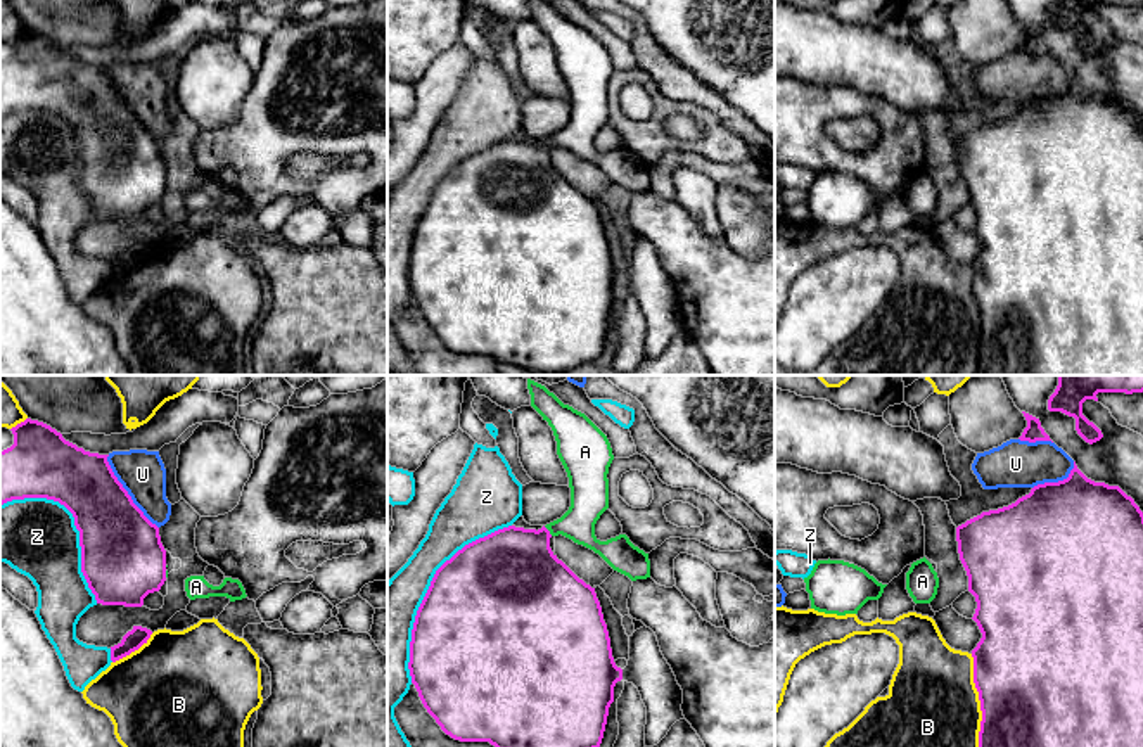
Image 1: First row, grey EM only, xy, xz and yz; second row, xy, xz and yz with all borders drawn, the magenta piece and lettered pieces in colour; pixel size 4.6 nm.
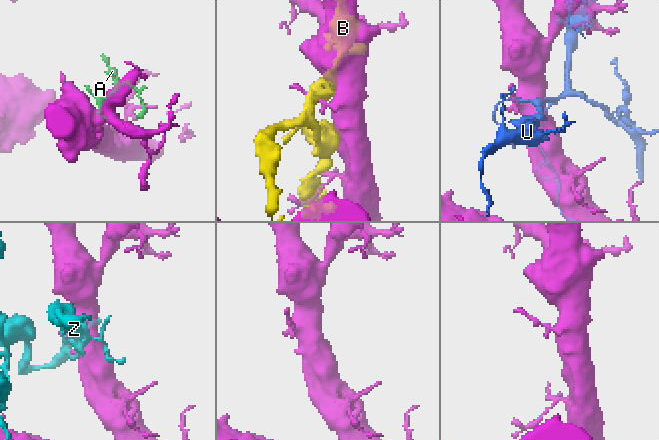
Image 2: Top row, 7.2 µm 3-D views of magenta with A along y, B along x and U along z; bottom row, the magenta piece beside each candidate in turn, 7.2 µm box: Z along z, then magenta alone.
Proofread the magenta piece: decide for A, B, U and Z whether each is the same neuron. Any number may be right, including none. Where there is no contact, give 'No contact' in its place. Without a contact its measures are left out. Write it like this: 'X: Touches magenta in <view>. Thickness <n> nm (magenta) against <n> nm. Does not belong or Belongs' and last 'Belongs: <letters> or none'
A: Touches magenta in xz. Thickness 400 nm (magenta) against 180 nm. Belongs
B: Touches magenta in yz. Thickness 500 nm (magenta) against 460 nm. Does not belong
U: Touches magenta in xy. Thickness 360 nm (magenta) against 220 nm. Does not belong
Z: Touches magenta in xz. Thickness 500 nm (magenta) against 260 nm. Does not belong
Belongs: A

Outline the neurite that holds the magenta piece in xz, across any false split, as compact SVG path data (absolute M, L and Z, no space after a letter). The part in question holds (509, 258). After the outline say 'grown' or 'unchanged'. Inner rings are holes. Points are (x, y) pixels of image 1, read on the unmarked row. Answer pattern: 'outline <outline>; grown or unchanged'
outline M527 0L531 19L548 35L557 67L567 85L571 119L541 142L508 138L479 150L434 187L417 223L410 254L410 289L427 325L441 342L460 354L489 354L534 372L559 374L598 361L603 351L614 299L623 292L616 278L607 237L595 201L579 192L550 161L552 149L565 149L598 166L614 183L631 194L650 190L648 166L626 147L607 154L595 149L595 137L609 121L609 80L614 73L607 48L581 24L564 17L546 0Z; grown

